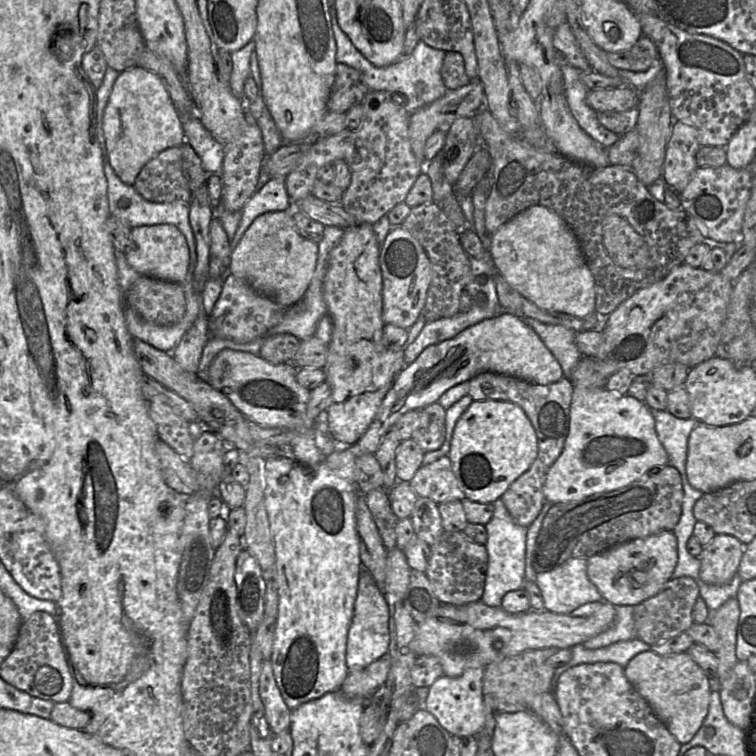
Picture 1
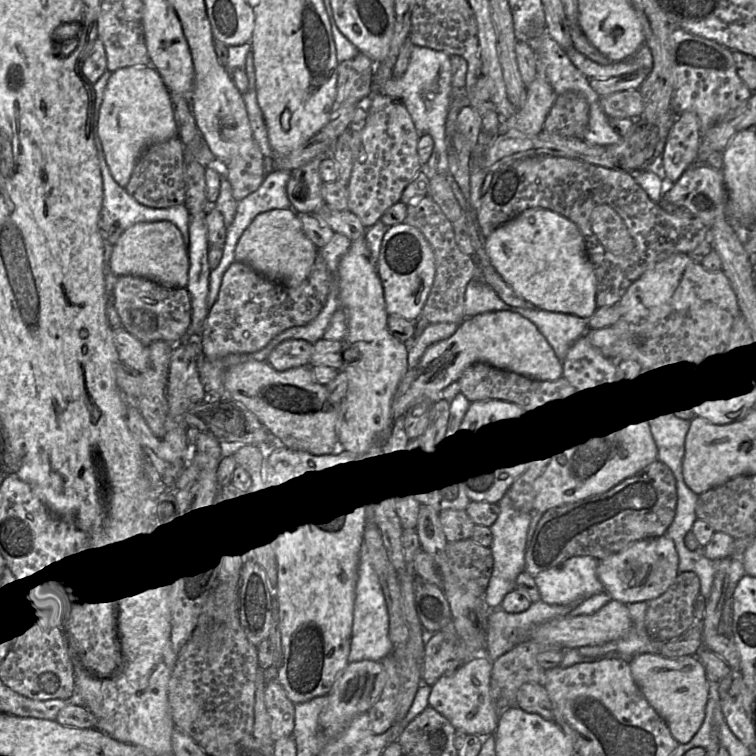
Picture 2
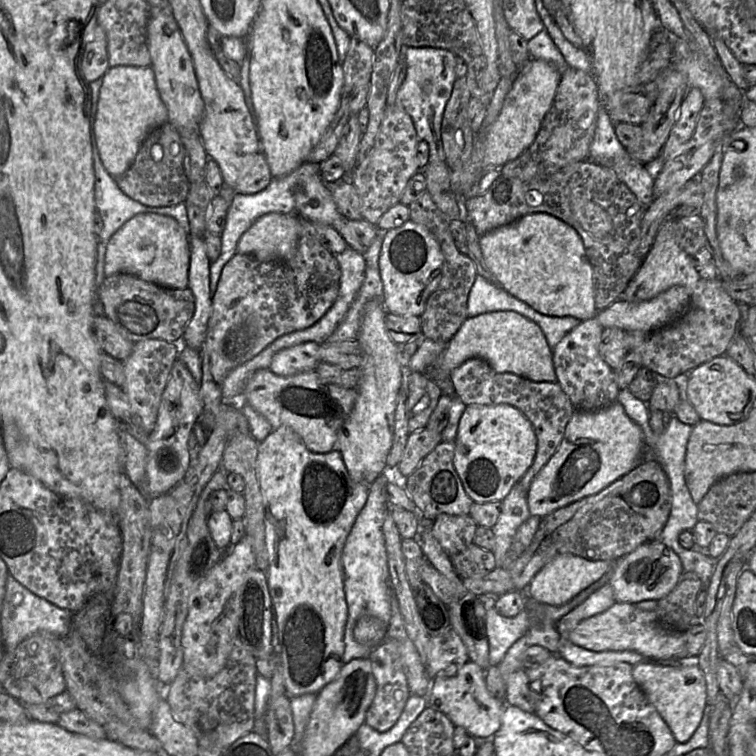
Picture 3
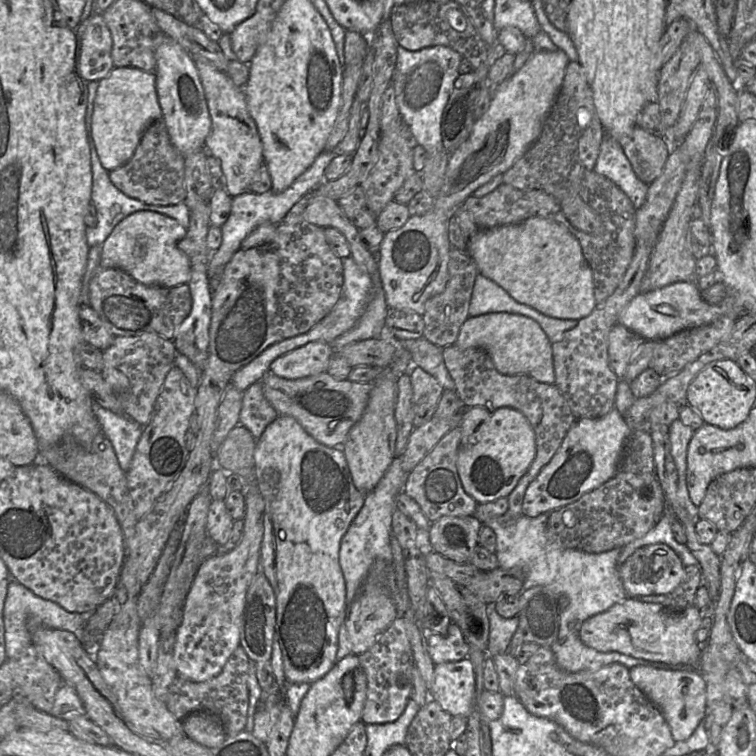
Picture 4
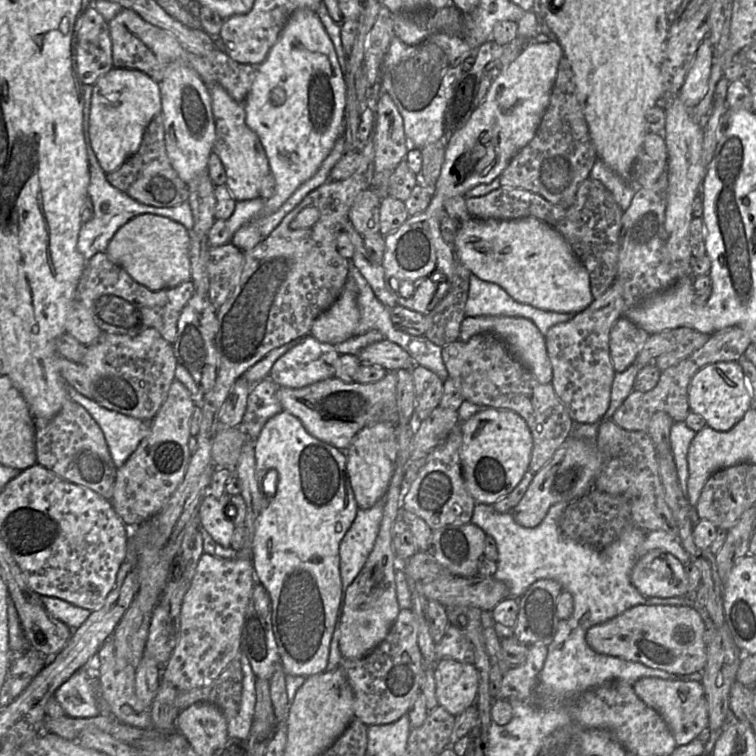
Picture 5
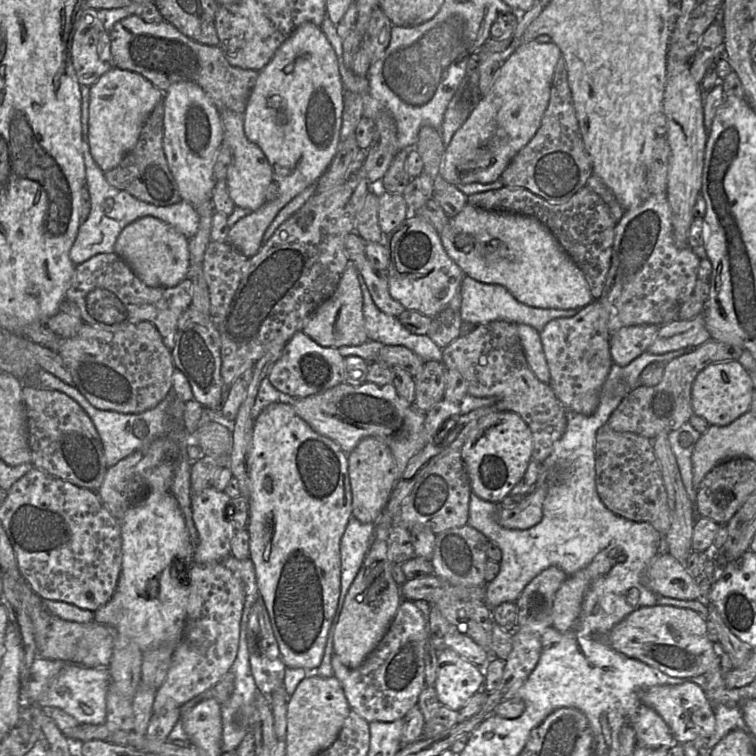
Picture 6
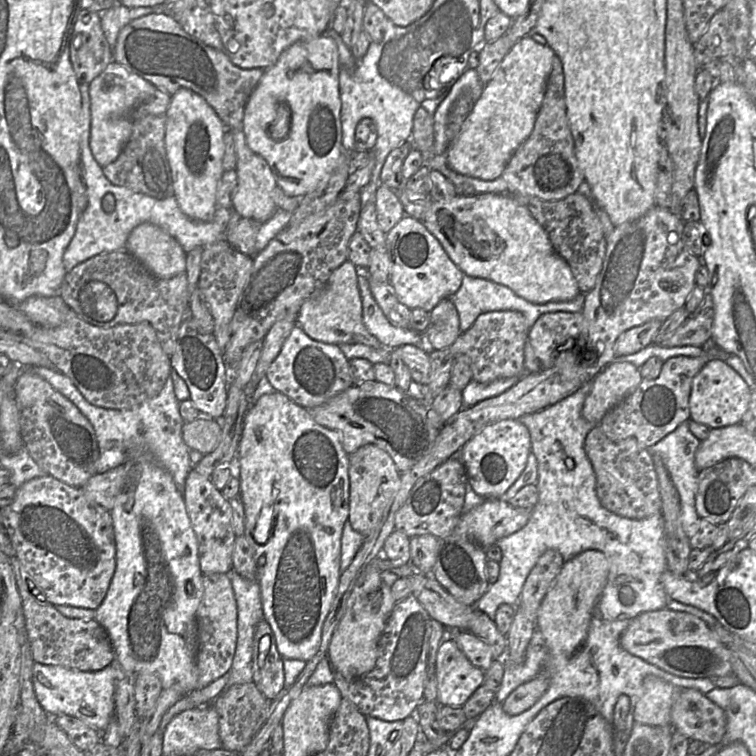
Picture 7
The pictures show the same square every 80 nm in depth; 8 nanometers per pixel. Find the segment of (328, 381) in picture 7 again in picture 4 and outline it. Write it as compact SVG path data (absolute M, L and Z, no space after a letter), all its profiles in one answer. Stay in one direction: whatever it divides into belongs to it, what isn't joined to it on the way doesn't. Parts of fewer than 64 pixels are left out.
M309 342L275 359L270 371L285 379L299 379L327 372L334 349L324 342Z

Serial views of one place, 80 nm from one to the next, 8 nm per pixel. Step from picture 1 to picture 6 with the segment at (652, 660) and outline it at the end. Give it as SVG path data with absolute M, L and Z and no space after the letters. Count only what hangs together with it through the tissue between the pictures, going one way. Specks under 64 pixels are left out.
M693 682L677 685L656 685L640 690L640 701L654 709L668 724L674 739L680 744L699 737L710 738L716 726L713 707L703 688Z

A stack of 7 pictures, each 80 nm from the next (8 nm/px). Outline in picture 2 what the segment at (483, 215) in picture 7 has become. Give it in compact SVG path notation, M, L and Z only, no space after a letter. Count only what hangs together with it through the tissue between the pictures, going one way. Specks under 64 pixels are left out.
M530 208L493 231L485 242L492 266L533 307L588 320L596 311L596 276L584 238L564 216Z

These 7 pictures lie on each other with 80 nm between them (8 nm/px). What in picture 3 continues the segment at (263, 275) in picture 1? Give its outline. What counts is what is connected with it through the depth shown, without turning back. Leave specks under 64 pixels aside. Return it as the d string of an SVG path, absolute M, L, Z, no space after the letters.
M267 213L257 218L242 235L237 244L237 253L251 255L262 262L287 261L296 254L299 237L300 222L297 213Z

